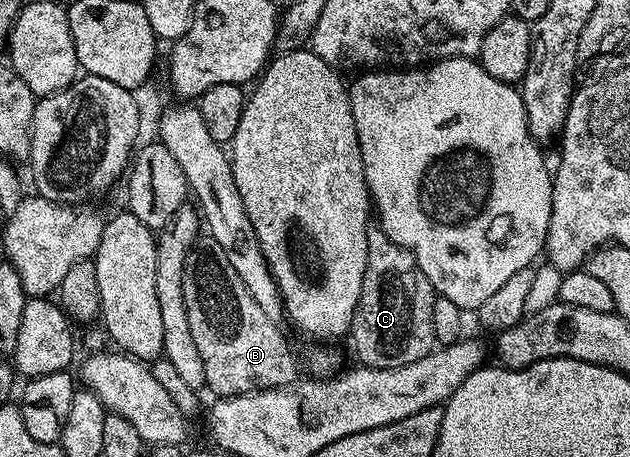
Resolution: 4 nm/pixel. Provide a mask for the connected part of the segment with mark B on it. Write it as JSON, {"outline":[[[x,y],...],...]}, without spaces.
{"outline":[[[200,242],[185,257],[183,274],[185,313],[189,313],[189,329],[205,365],[206,390],[226,397],[291,386],[296,382],[299,367],[286,337],[279,332],[280,324],[265,317],[261,305],[253,301],[221,245],[206,242]]]}

